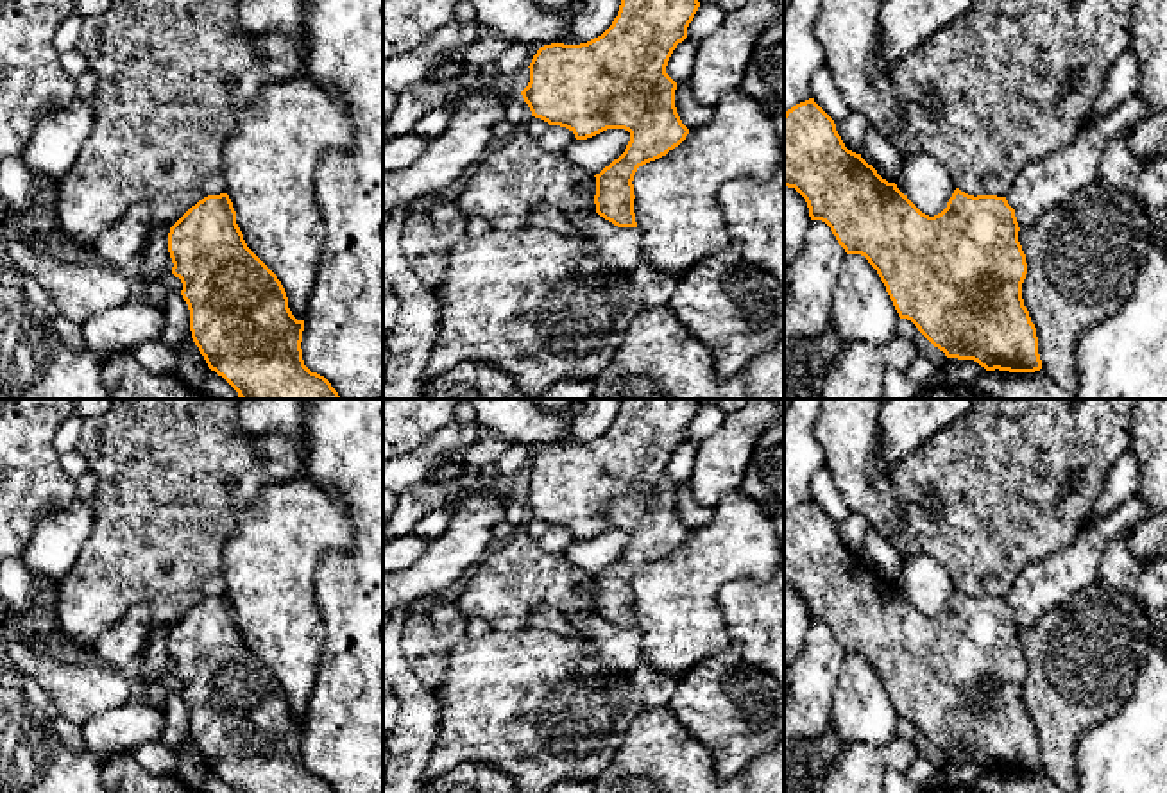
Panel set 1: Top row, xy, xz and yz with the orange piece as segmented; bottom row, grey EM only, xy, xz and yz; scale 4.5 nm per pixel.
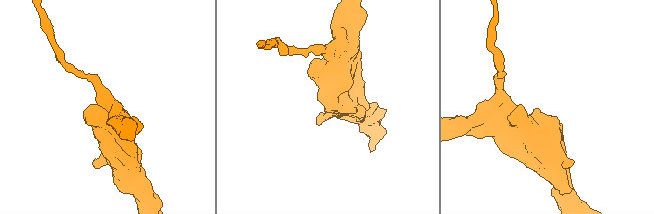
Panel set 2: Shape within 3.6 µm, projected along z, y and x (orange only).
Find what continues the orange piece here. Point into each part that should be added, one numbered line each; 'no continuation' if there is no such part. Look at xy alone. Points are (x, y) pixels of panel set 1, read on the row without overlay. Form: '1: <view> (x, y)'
no continuation

